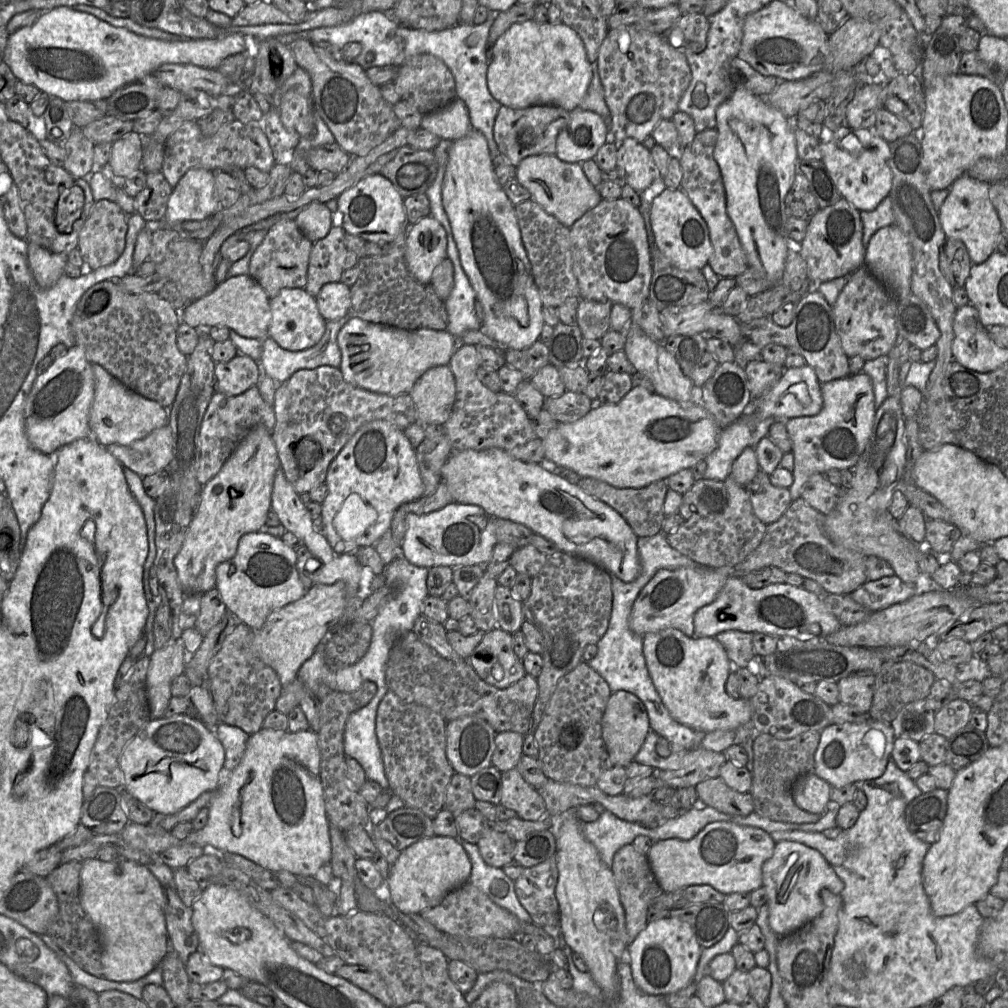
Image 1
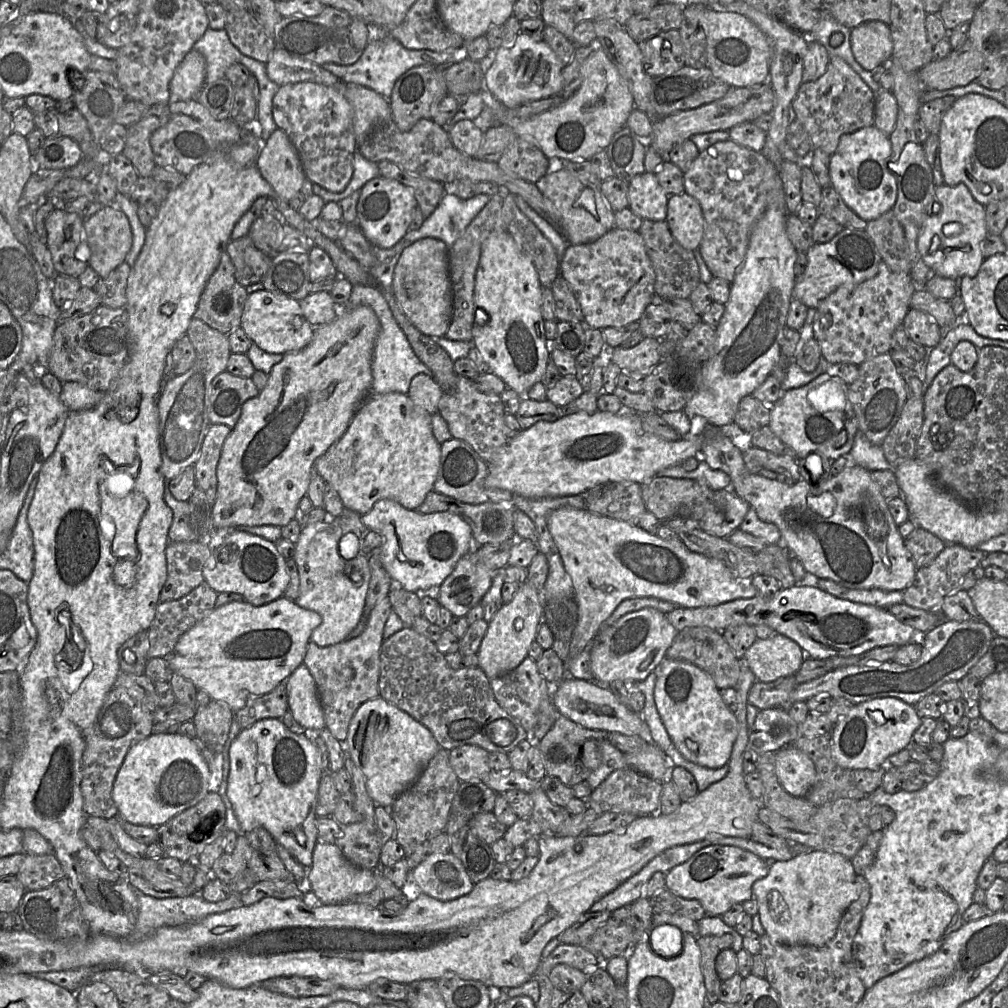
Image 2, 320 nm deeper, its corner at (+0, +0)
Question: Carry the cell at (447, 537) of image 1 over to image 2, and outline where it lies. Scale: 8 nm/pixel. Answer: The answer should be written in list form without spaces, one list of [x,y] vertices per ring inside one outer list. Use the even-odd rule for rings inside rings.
[[[384,499],[361,516],[363,524],[381,536],[380,560],[394,585],[417,594],[433,594],[464,555],[476,550],[472,530],[452,513],[421,514]]]

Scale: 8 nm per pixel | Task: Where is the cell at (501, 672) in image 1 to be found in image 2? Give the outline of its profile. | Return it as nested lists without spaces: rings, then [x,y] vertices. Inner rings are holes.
[[[527,656],[512,671],[490,680],[490,686],[500,707],[516,718],[528,733],[531,733],[537,726],[541,701],[548,697],[553,698],[558,684],[549,683],[539,673],[536,661],[530,656]]]

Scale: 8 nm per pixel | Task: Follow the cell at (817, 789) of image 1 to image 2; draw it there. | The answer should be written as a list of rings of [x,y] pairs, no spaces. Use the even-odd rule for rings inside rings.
[[[792,745],[776,751],[775,771],[782,787],[796,797],[805,797],[816,779],[812,759]]]

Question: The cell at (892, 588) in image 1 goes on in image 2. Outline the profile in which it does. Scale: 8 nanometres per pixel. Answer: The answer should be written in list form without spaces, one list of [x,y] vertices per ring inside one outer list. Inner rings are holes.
[[[946,545],[931,563],[917,569],[913,583],[903,591],[904,603],[927,611],[939,608],[947,595],[960,588],[962,577],[968,571],[976,568],[986,556],[987,553],[978,548]]]

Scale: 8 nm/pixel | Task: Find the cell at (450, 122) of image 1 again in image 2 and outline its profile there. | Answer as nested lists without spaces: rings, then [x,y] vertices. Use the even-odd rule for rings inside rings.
[[[594,48],[579,70],[580,86],[567,101],[535,117],[514,117],[502,125],[511,127],[516,135],[533,142],[548,159],[585,161],[605,151],[613,136],[626,125],[634,109],[633,96],[617,67],[604,50]]]

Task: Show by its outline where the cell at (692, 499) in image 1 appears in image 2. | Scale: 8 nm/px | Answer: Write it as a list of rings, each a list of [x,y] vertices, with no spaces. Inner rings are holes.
[[[732,489],[711,490],[698,525],[700,529],[719,538],[726,538],[740,528],[750,505]]]

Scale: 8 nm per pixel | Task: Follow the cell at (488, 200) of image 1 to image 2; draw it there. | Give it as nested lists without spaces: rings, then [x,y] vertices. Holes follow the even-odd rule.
[[[493,231],[491,232],[482,242],[481,245],[481,256],[479,265],[475,276],[475,287],[474,287],[474,304],[476,308],[483,310],[487,316],[488,321],[484,325],[474,323],[472,326],[472,340],[473,347],[476,348],[482,355],[485,362],[490,368],[490,372],[501,378],[506,384],[507,388],[510,388],[517,392],[522,399],[528,399],[528,390],[537,382],[540,382],[548,362],[548,350],[546,345],[546,337],[544,332],[544,318],[541,314],[542,305],[542,286],[539,280],[538,272],[532,262],[532,260],[519,248],[513,237],[507,231]]]

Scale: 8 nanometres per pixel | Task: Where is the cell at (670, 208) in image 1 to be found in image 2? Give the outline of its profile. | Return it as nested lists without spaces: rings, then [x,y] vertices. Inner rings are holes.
[[[686,193],[668,196],[666,222],[671,234],[685,249],[699,248],[705,229],[705,220],[699,202]]]

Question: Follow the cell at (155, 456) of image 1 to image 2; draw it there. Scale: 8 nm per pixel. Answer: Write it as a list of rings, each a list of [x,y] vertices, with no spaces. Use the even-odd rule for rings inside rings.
[[[193,318],[187,335],[196,352],[195,362],[184,374],[166,378],[157,400],[161,472],[166,480],[194,466],[199,459],[204,438],[212,424],[209,419],[212,381],[226,371],[232,353],[228,335],[213,329],[202,320]]]

